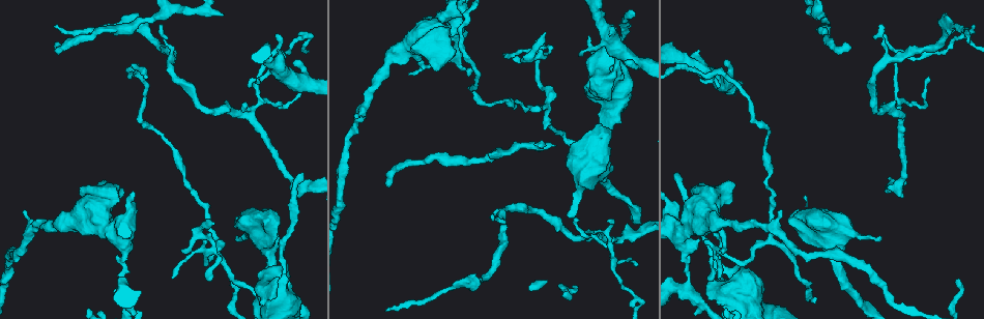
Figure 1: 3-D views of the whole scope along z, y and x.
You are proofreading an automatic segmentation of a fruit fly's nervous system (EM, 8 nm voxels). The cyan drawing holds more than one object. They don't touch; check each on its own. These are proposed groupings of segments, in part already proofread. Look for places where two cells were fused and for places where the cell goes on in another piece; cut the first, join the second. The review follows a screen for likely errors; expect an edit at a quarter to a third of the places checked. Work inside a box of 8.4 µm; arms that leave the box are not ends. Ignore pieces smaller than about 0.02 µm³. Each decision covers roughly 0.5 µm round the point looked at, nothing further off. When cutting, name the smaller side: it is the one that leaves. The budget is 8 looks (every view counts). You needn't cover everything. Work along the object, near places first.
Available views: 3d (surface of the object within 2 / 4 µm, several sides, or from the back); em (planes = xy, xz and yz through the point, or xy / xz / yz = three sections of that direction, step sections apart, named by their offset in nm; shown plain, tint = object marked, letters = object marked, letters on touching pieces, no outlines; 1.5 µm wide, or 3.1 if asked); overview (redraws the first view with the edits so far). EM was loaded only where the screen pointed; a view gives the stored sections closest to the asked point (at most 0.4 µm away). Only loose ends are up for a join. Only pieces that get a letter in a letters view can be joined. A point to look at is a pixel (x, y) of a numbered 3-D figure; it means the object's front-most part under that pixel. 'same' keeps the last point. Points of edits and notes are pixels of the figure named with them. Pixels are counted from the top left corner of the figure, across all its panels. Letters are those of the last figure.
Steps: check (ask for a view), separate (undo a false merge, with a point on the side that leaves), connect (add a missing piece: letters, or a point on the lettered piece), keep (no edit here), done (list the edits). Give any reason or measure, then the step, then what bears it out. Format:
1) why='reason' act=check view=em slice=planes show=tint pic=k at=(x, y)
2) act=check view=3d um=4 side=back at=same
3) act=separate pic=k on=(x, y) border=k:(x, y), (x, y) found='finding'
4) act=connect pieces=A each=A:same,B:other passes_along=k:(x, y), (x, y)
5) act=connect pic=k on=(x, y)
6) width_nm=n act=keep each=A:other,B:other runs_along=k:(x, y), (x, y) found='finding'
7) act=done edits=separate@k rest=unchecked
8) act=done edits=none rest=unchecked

why='branch stops here' act=check view=em slice=planes show=plain pic=1 at=(814, 302)

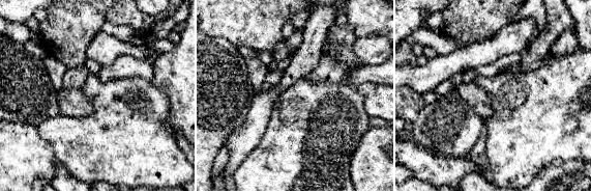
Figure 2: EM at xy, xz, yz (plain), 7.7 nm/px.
act=check view=em slice=planes show=letters at=same

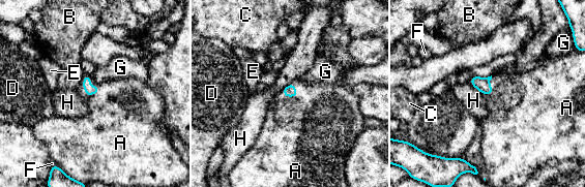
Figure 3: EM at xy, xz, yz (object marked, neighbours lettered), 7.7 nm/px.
act=connect pieces=A each=A:same,B:other,C:other,D:other,E:other,F:other,G:other,H:other passes_along=3:(89, 90), (86, 94), (113, 112) found='the cell continues'

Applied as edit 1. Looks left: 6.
act=check view=overview

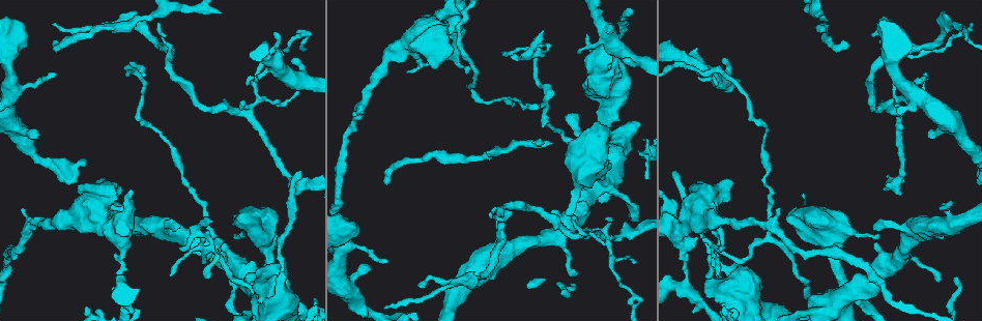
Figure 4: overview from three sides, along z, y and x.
why='small branch off a trunk' act=check view=em slice=xz step=4 show=tint pic=4 at=(119, 248)

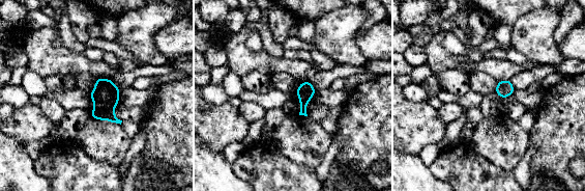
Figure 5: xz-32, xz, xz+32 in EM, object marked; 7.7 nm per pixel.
act=check view=em slice=planes show=letters at=same

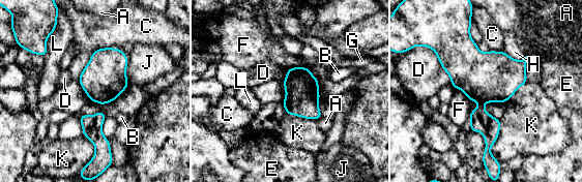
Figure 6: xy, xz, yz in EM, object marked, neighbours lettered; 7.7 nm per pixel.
act=separate pic=6 on=(481, 121) each=A:other,B:other,C:other,D:other,E:other,F:other,G:other,H:other,J:other,K:other,L:other border=6:(479, 102), (483, 104) found='two cells meet here'

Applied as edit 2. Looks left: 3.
why='see it whole again' act=check view=overview

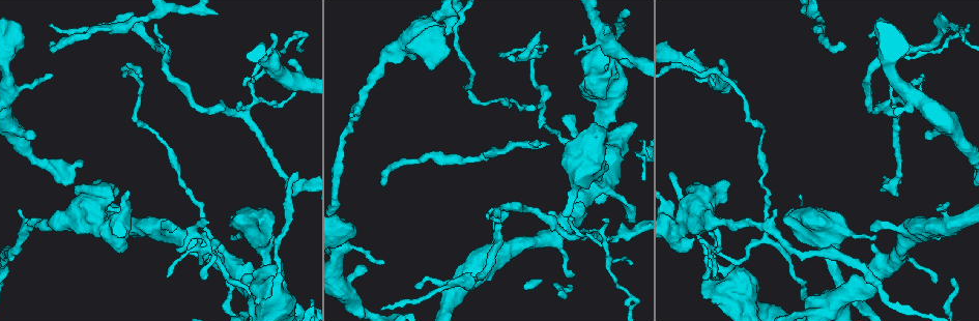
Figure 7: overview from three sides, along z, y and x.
why='sharp bend' act=check view=em slice=xz step=8 show=letters pic=7 at=(200, 108)

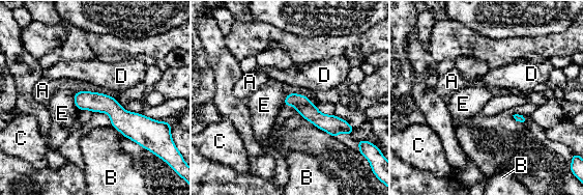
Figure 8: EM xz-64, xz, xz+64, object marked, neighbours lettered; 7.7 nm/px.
act=keep each=A:other,B:other,C:other,D:other,E:other border=8:(110, 126), (114, 127), (122, 136) found='one cell here'

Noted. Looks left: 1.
act=done edits=connect@3,separate@6 rest=unchecked

